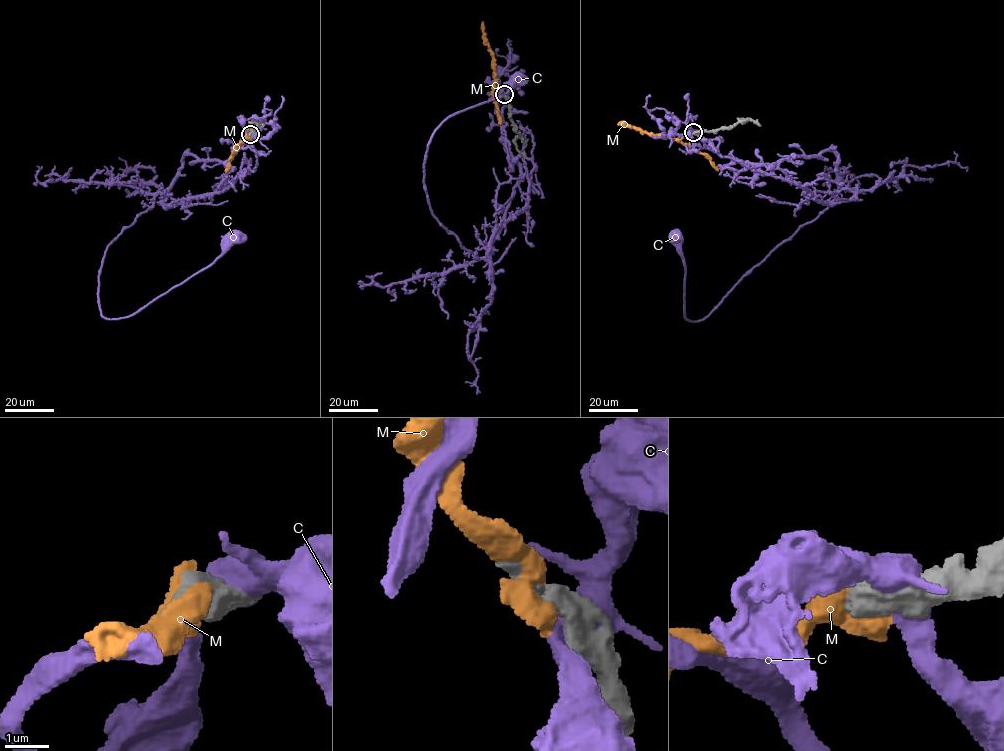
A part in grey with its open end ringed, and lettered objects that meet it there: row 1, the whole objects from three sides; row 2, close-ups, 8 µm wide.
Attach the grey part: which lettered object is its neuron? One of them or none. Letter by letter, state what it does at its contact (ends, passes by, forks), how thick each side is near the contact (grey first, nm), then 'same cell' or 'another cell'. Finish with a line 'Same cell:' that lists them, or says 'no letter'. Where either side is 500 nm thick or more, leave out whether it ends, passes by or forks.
C: 600/500 nm | another cell
M: 600/480 nm | same cell
Same cell: M

